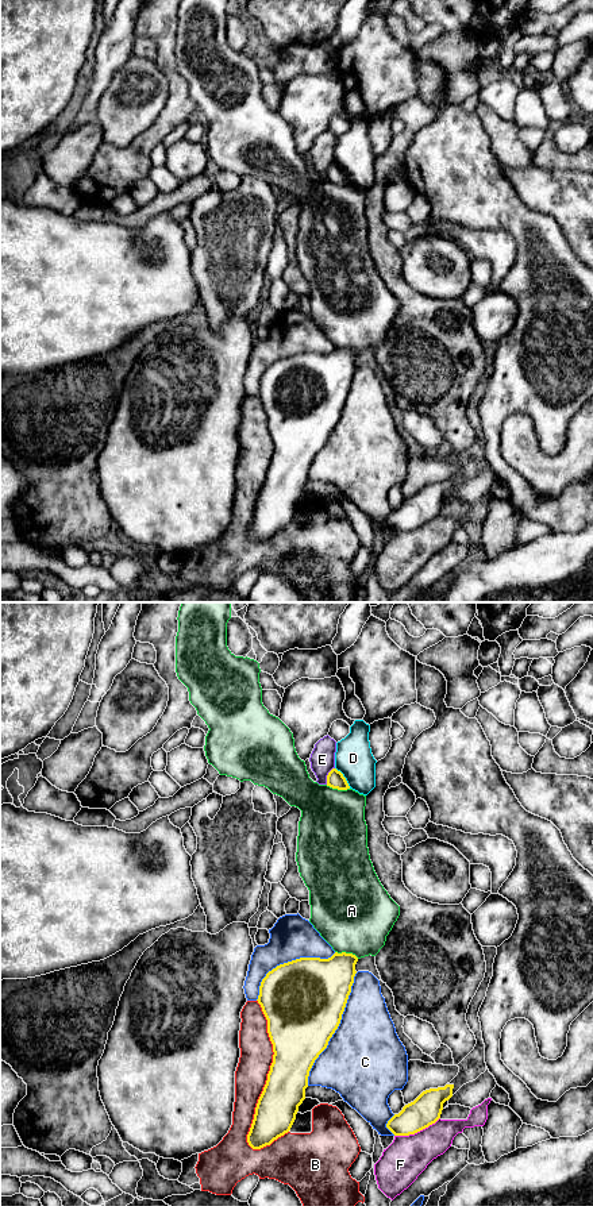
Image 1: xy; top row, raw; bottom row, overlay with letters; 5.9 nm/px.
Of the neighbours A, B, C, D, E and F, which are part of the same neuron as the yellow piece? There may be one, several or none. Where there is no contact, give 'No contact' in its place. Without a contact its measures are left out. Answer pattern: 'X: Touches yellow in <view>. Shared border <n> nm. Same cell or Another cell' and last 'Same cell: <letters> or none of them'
A: Touches yellow in xy. Shared border 150 nm. Another cell
B: Touches yellow in xy. Shared border 900 nm. Another cell
C: Touches yellow in xy. Shared border 750 nm. Another cell
D: Touches yellow in xy. Shared border 160 nm. Another cell
E: Touches yellow in xy. Shared border 120 nm. Another cell
F: Touches yellow in xy. Shared border 300 nm. Another cell
Same cell: none of them

